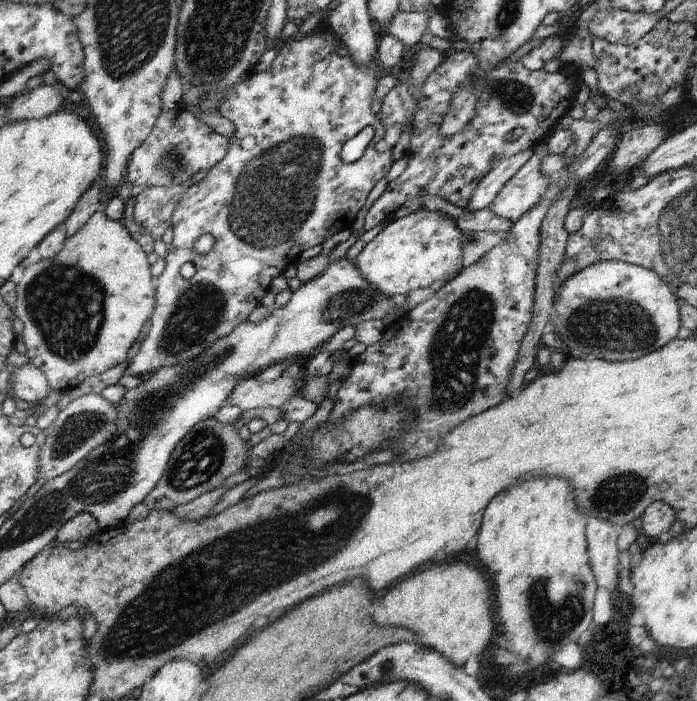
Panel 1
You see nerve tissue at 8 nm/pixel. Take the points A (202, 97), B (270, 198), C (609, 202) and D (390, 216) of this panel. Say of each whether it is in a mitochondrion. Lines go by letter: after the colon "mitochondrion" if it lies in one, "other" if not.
A: mitochondrion
B: mitochondrion
C: other
D: other

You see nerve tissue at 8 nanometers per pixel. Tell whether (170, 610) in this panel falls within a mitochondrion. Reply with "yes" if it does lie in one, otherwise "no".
yes

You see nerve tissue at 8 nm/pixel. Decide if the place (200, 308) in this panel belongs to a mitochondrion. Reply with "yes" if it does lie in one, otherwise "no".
yes

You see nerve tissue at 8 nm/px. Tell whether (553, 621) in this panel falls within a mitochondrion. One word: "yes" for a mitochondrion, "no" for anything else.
yes

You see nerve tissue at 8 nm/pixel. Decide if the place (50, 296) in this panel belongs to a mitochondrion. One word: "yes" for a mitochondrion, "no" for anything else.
yes

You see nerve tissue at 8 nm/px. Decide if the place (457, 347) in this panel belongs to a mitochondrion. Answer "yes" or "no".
yes

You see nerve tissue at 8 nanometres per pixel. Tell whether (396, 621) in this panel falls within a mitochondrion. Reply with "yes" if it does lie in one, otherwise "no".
no

